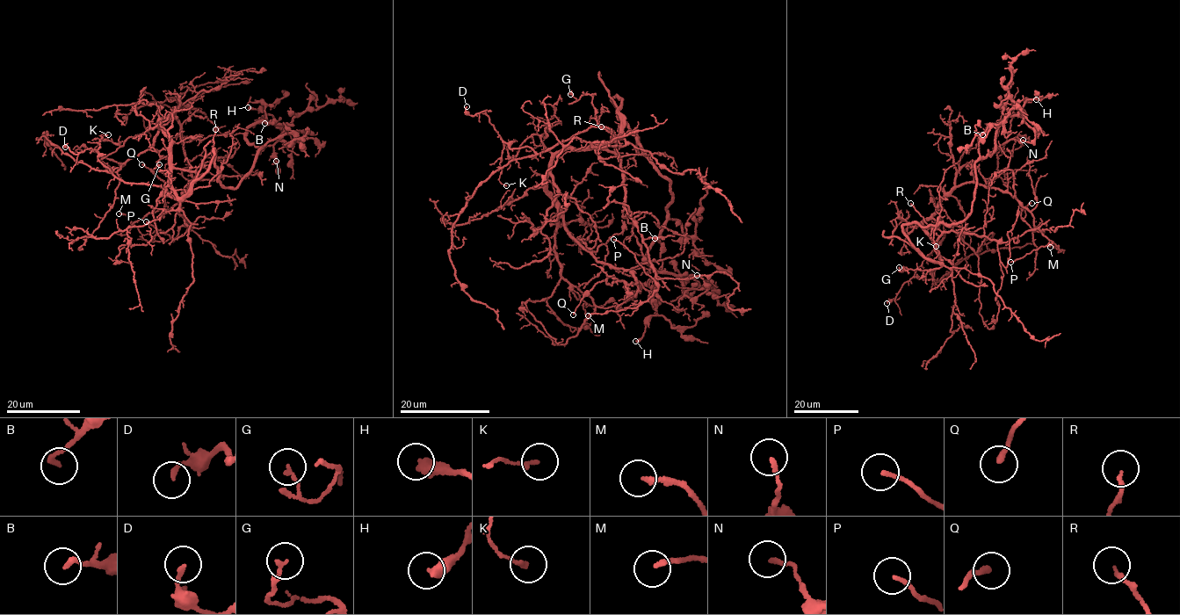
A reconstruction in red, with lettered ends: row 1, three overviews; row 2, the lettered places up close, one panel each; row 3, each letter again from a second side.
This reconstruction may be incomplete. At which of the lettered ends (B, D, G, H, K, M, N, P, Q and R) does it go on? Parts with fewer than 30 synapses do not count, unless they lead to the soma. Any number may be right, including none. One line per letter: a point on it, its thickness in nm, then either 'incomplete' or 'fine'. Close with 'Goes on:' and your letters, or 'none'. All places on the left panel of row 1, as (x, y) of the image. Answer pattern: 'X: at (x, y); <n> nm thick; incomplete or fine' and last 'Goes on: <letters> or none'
B: at (264, 123); 200 nm thick; fine
D: at (65, 147); 190 nm thick; fine
G: at (159, 164); 150 nm thick; fine
H: at (248, 107); 480 nm thick; fine
K: at (108, 134); 140 nm thick; fine
M: at (119, 213); 160 nm thick; fine
N: at (276, 161); 170 nm thick; fine
P: at (146, 221); 160 nm thick; fine
Q: at (141, 164); 200 nm thick; fine
R: at (215, 129); 150 nm thick; fine
Goes on: none

